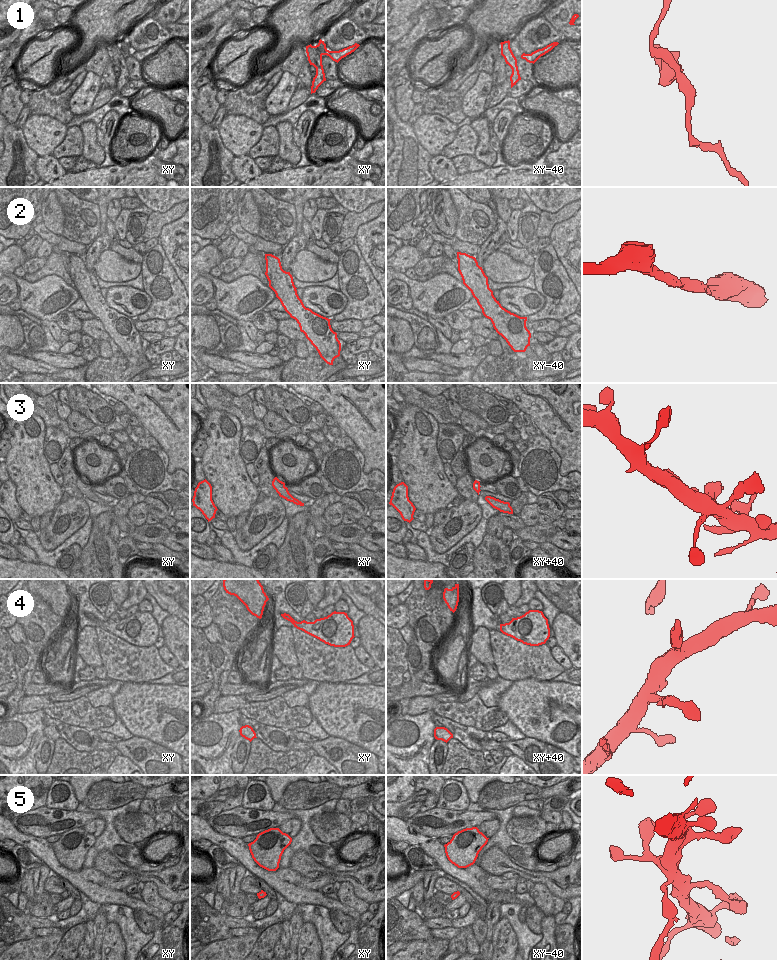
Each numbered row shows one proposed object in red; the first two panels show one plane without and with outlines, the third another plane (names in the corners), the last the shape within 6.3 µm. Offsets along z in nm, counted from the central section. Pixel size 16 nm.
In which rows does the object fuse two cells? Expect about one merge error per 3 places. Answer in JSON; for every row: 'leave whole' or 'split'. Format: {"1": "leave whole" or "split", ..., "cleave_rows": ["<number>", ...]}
{"1": "split", "2": "leave whole", "3": "leave whole", "4": "leave whole", "5": "split", "cleave_rows": ["1", "5"]}

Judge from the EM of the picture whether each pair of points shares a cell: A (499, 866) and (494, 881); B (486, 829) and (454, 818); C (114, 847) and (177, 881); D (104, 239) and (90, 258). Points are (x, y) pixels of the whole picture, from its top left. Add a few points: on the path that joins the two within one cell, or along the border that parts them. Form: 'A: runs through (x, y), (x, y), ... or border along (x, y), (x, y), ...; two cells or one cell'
A: border along (490, 874), (500, 876); two cells
B: border along (496, 818), (490, 821), (483, 821), (477, 827); two cells
C: border along (115, 856), (121, 862), (136, 868); two cells
D: runs through (100, 244), (94, 253); one cell

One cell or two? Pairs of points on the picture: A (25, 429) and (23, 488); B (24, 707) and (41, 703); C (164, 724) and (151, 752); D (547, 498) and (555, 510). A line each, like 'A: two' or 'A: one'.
A: one
B: one
C: two
D: one

